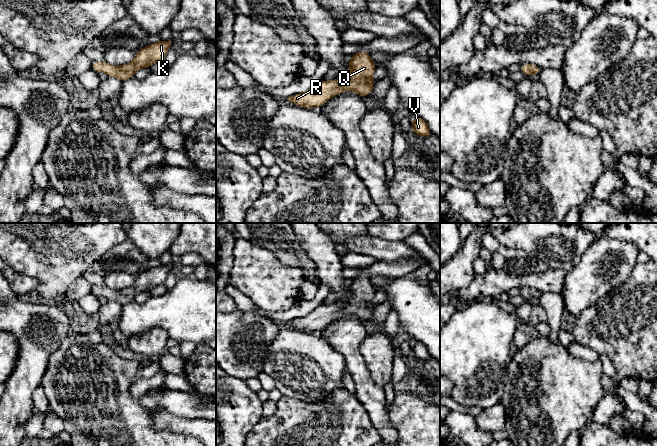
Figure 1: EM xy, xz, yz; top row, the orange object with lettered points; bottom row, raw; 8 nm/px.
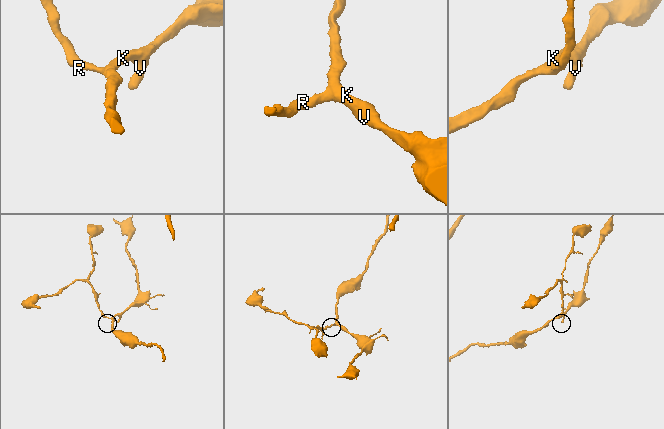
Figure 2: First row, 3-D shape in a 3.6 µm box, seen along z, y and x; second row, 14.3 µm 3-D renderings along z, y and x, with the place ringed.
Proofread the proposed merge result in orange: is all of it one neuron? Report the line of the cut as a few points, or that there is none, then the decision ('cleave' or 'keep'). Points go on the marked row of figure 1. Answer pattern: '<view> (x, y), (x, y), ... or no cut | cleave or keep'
no cut | keep

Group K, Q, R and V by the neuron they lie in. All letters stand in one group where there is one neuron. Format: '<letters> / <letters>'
K Q R V

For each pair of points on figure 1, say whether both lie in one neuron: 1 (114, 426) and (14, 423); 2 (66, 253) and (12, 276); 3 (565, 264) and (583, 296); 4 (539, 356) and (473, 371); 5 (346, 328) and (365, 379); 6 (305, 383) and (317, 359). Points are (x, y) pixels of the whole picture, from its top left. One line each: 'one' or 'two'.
1: two
2: two
3: two
4: two
5: one
6: one

